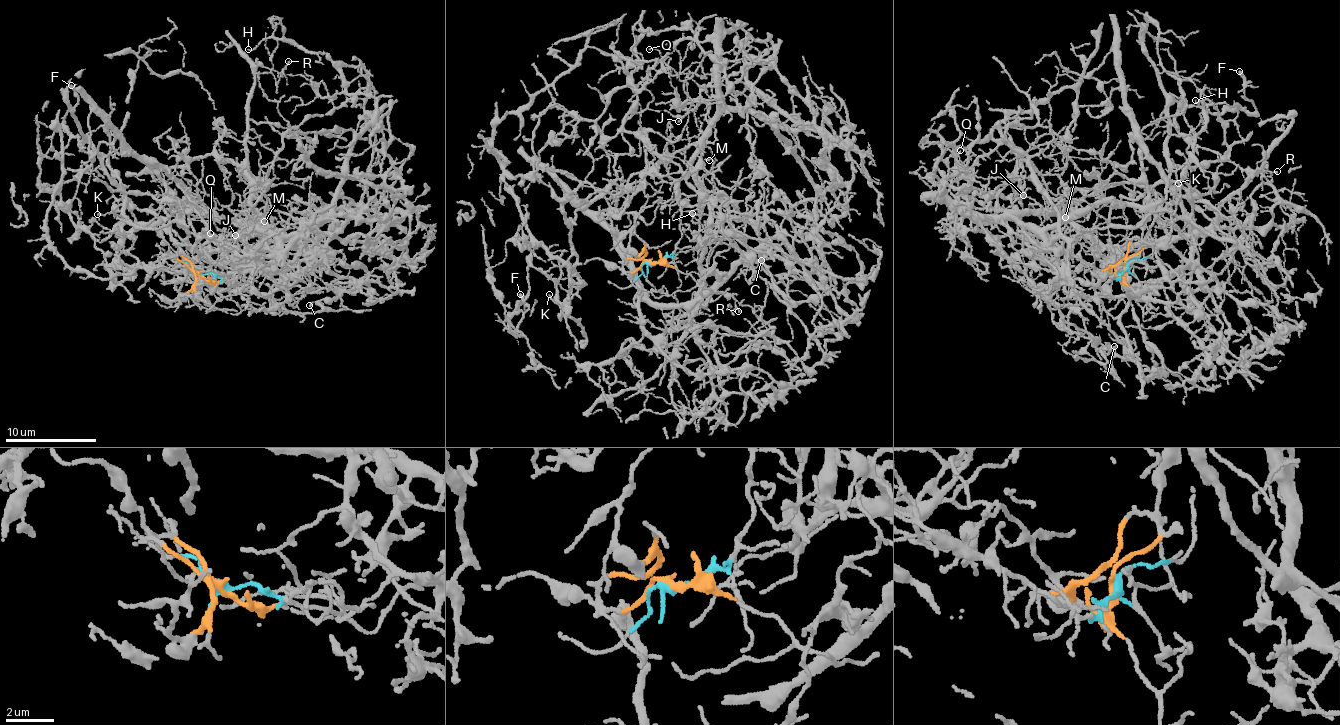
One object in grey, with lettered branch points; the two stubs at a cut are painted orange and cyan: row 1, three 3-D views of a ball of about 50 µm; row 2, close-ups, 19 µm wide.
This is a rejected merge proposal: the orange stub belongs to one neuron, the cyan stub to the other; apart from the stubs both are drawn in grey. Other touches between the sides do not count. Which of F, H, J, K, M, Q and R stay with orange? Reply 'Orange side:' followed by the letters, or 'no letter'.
Orange side: F, K

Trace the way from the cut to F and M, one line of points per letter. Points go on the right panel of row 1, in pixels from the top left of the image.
F: (1125, 267), (1142, 243), (1143, 199), (1170, 172), (1171, 103), (1255, 112), (1255, 104), (1244, 96), (1239, 70)
M: (1127, 267), (1119, 277), (1049, 249), (1058, 230), (1058, 215), (1052, 209), (1056, 207), (1066, 217)

